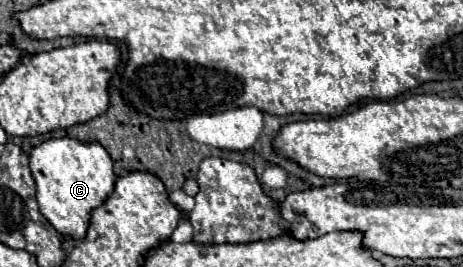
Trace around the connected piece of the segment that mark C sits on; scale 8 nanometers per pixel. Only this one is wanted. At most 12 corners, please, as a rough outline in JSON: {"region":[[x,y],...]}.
{"region":[[50,138],[32,148],[42,216],[84,238],[114,190],[98,142]]}

